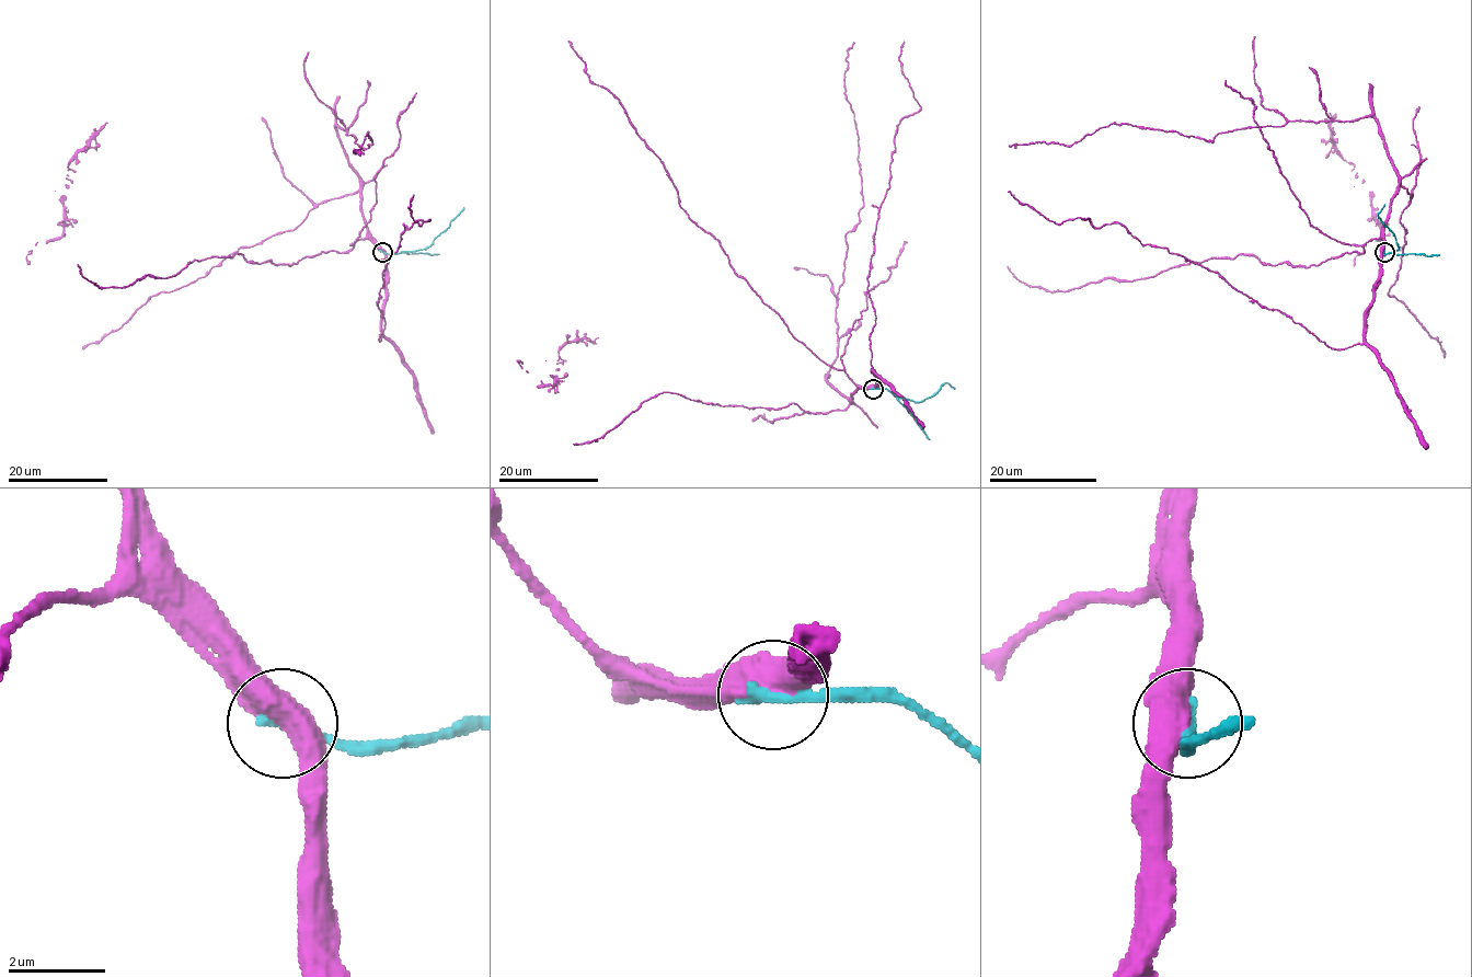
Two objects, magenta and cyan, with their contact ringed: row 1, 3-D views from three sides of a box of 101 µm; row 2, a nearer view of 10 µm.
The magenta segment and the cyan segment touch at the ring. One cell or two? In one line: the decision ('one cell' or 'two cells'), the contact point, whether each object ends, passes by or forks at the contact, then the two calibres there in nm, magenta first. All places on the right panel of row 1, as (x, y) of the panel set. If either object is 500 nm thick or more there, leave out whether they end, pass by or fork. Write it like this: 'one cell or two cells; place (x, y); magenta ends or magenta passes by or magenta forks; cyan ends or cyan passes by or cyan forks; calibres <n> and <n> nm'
one cell; place (1384, 252); calibres 500 and 280 nm

